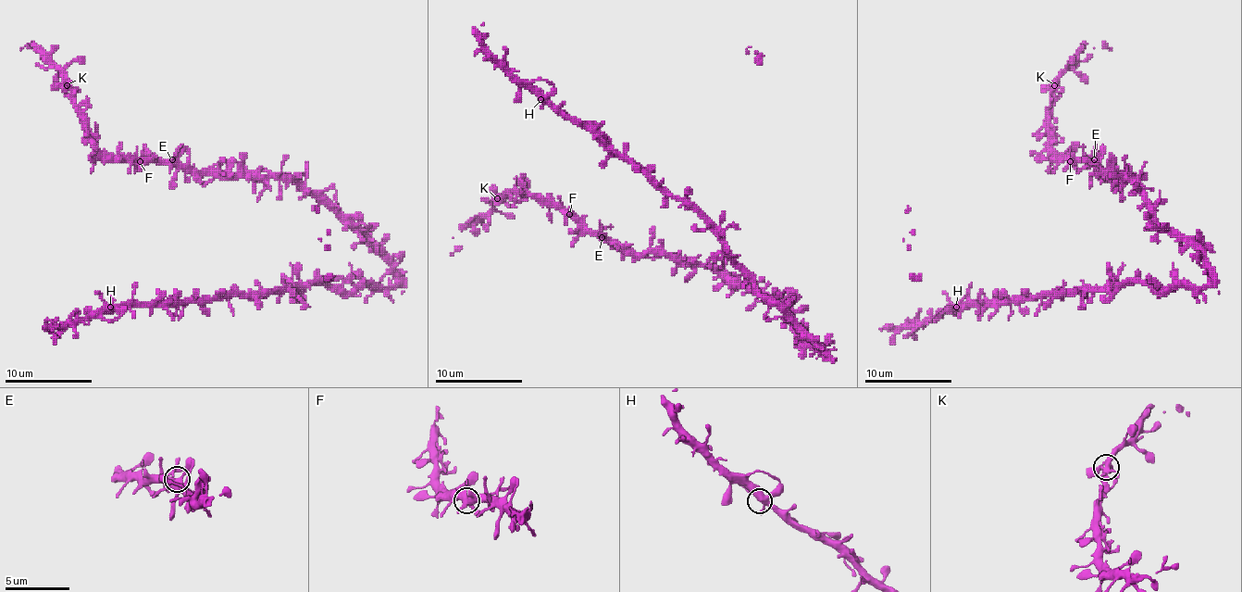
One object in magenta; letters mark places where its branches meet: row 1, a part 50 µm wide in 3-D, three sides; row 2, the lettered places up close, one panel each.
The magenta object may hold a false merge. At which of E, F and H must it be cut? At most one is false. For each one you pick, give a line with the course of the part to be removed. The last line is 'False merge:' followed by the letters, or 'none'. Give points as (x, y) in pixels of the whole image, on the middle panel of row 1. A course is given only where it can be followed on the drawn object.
False merge: none

